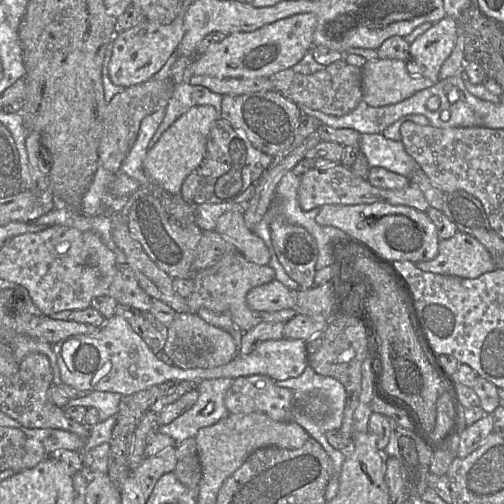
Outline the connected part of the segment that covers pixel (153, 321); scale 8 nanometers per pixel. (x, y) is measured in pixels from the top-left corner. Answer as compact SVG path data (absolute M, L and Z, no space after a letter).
M118 303L115 314L122 316L155 354L163 349L167 340L168 326L158 321L149 311L141 311Z

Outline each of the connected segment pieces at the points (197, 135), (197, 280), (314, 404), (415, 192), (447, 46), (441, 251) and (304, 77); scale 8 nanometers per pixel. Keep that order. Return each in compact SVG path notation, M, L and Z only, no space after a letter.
M197 105L191 107L168 127L154 146L148 149L143 160L143 172L150 182L169 194L180 195L185 178L203 161L211 126L218 118L220 116L213 106Z
M239 251L225 254L214 265L203 269L192 276L194 290L186 298L189 313L195 313L202 309L214 312L229 313L236 328L246 332L262 322L286 323L297 313L297 309L283 309L276 312L252 310L246 302L248 292L254 287L275 280L275 271L268 265L258 265L248 261Z
M308 364L303 373L294 378L275 381L278 386L292 391L291 419L299 424L311 438L317 440L328 453L333 462L333 474L325 491L326 501L332 500L339 489L339 477L342 465L346 459L345 451L335 449L327 440L326 433L330 430L339 430L342 425L346 404L346 389L335 378L323 376L314 371Z
M341 163L330 166L320 166L311 169L300 176L298 202L302 210L310 211L327 204L372 204L384 202L391 205L405 205L426 212L430 207L428 201L418 187L409 183L402 189L382 189L372 186L366 179L356 176L351 167Z
M445 16L420 35L409 47L406 70L437 83L443 63L452 53L458 37L456 20Z
M461 231L451 238L439 240L438 253L434 259L415 264L425 272L469 279L496 268L487 249L477 239Z
M344 59L333 62L312 74L302 74L288 68L268 77L274 90L298 106L306 106L325 114L340 117L353 111L362 101L362 69Z

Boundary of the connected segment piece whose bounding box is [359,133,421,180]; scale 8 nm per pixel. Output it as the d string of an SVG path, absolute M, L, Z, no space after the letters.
M361 134L359 141L369 167L382 167L406 178L418 169L417 162L406 152L401 141L394 141L381 134Z

